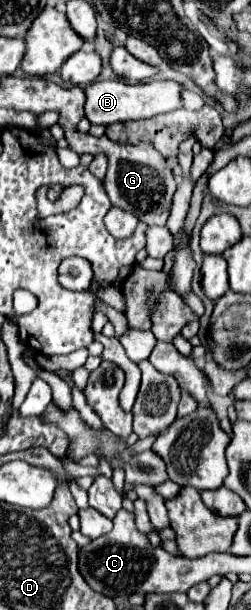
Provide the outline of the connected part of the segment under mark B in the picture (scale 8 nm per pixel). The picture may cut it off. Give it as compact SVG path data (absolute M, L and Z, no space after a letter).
M94 81L86 89L86 119L92 125L112 125L138 119L150 119L164 111L174 111L182 107L182 87L176 81L150 81L150 83L122 83L122 81Z

